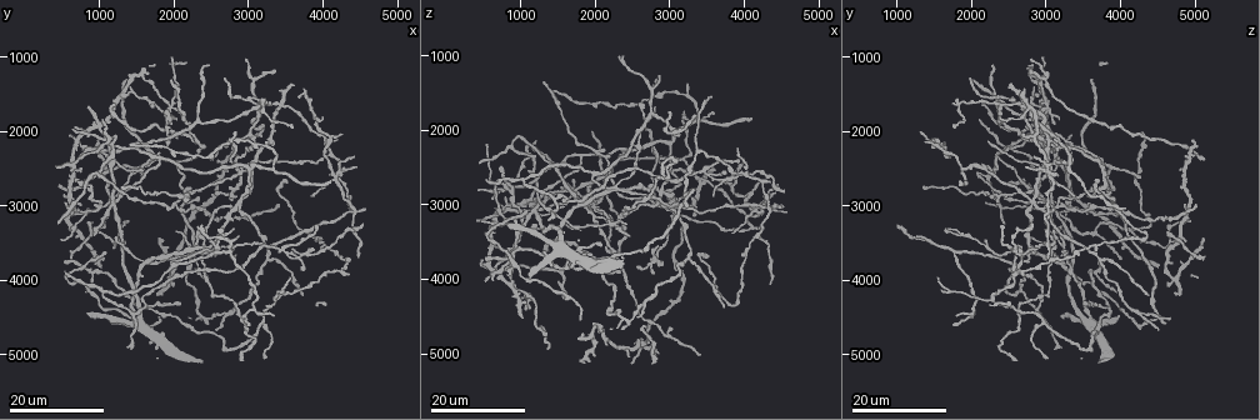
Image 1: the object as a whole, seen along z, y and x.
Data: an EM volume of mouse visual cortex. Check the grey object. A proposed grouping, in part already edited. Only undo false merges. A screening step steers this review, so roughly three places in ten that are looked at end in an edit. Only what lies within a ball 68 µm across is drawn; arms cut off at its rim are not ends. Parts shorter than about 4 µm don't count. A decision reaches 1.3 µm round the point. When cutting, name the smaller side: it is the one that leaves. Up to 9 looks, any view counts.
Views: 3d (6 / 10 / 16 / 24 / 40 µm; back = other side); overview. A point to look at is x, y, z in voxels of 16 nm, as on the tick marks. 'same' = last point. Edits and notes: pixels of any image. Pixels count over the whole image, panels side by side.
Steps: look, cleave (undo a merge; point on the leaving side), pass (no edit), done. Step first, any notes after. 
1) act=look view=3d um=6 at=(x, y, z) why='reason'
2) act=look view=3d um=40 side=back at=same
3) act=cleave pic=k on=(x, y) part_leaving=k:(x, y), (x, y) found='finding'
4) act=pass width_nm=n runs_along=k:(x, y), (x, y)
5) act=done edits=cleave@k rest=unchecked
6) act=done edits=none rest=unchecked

act=look view=3d um=16 at=(2750, 3650, 1750) why='three-way junction'

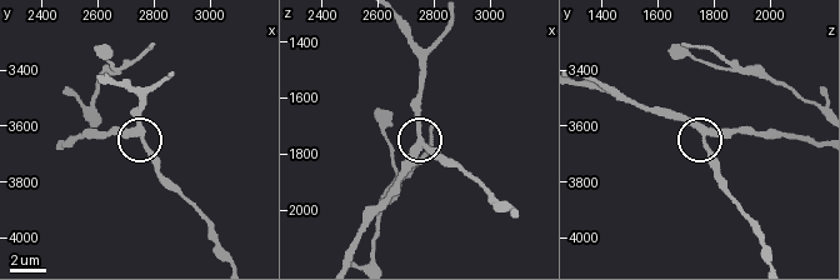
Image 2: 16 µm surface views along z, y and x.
act=look view=3d um=10 at=(2760, 3620, 1760) why='zoom in'

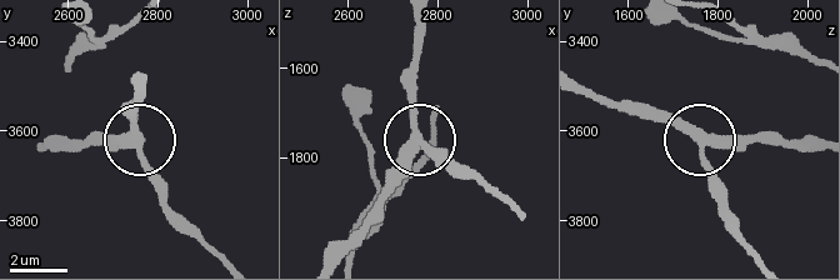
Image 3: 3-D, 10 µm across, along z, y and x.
act=pass runs_along=3:(814, 145), (700, 138), (656, 121), (638, 104) found='continuous, no second cell'

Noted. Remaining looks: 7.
act=look view=3d um=16 at=(1450, 4500, 2900) why='a fork'

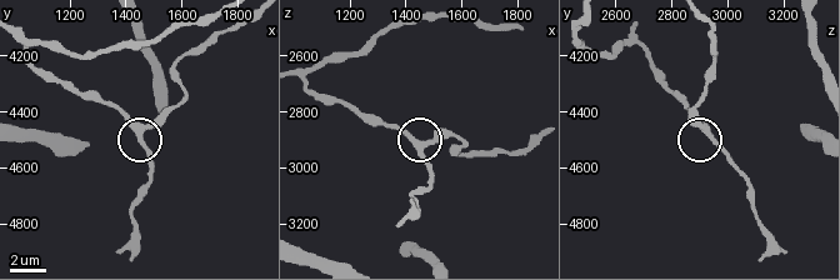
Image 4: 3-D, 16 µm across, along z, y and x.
act=look view=3d um=6 at=(1440, 4480, 2940)

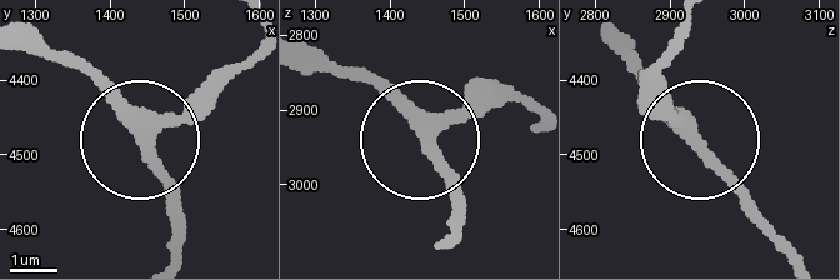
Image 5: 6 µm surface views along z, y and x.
act=pass runs_along=5:(20, 31), (115, 104), (184, 219) found='continuous, no second cell'

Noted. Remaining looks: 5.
act=look view=3d um=24 at=(2000, 3000, 3150) why='three-way junction'

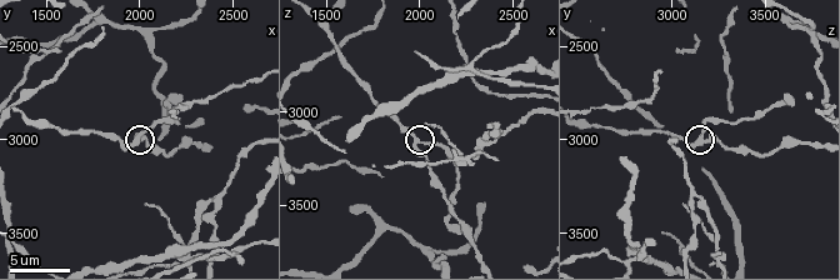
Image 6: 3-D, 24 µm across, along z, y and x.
act=look view=3d um=10 at=(2000, 2980, 3140) why='closer look'

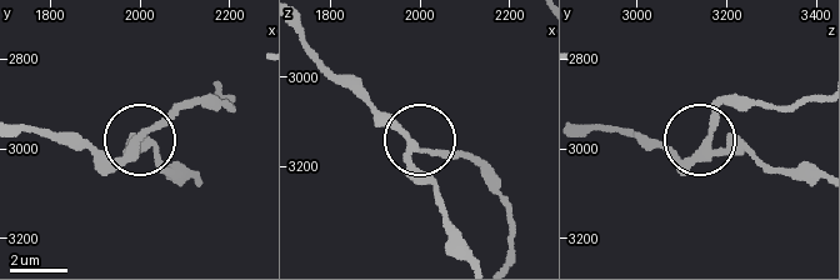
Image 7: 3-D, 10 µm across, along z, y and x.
act=pass side_arm_um=12 arms=3 found='one cell here'

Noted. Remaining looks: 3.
act=look view=3d um=24 at=(3050, 2500, 2150)

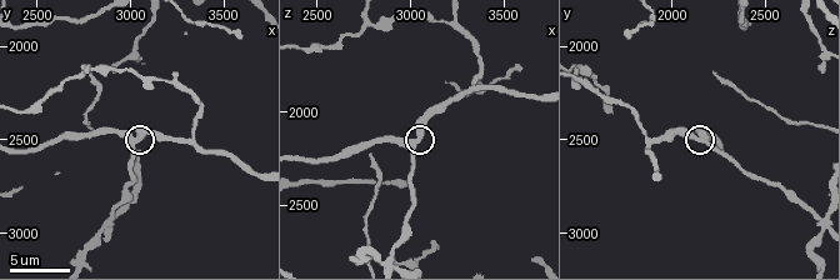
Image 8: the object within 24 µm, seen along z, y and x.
act=look view=3d um=6 at=(3040, 2500, 2140)

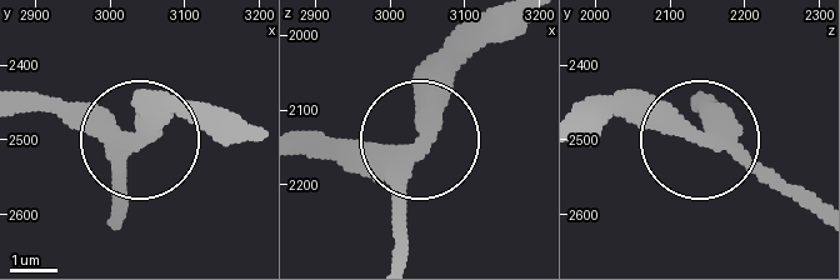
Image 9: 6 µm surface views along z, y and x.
act=look view=3d um=6 side=back at=(3030, 2495, 2155)

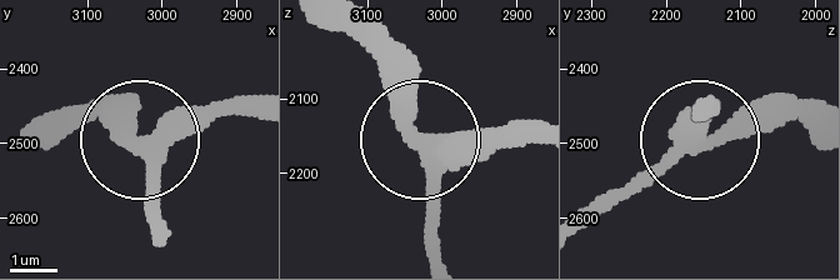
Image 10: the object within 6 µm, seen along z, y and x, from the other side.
act=pass width_nm=350 runs_along=10:(589, 224), (696, 144), (815, 116) found='one cell here'

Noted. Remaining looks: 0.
act=done edits=none rest=unchecked

